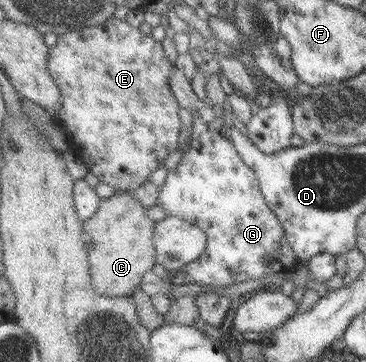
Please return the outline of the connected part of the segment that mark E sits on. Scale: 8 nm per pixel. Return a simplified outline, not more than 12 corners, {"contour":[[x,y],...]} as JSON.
{"contour":[[114,17],[59,36],[56,118],[118,192],[182,145],[175,66]]}

